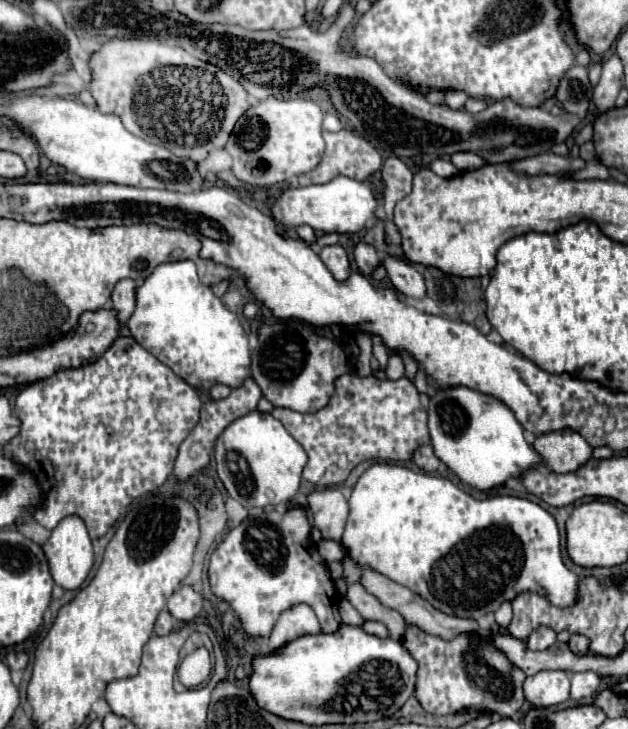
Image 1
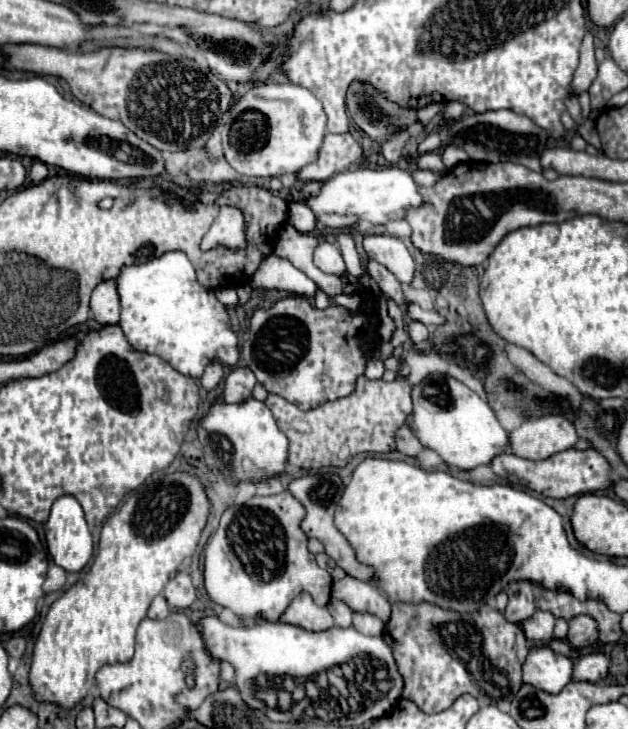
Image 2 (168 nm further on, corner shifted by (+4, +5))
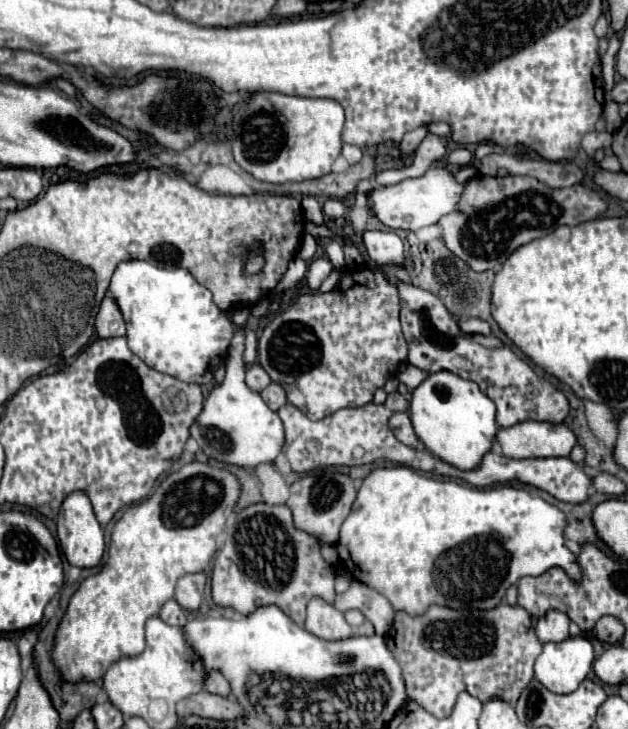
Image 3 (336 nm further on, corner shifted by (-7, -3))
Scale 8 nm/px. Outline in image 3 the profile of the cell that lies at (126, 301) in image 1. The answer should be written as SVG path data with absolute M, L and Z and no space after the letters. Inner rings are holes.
M107 295L101 301L101 309L97 313L95 319L95 329L99 337L119 337L125 335L125 323L123 323L123 315L115 303L115 299L111 299L111 295Z

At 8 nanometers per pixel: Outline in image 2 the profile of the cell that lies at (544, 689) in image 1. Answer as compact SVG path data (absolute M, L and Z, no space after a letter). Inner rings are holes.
M536 645L524 663L524 683L548 693L560 693L572 679L574 663L566 655L554 653L546 645Z

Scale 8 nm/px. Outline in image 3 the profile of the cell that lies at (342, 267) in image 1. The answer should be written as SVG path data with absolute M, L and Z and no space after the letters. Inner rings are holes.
M327 257L315 259L315 261L311 263L309 271L307 271L307 283L309 283L309 287L311 287L311 289L319 289L319 285L329 277L329 273L331 273L333 269L335 269L335 267L333 267L333 263L331 263Z

